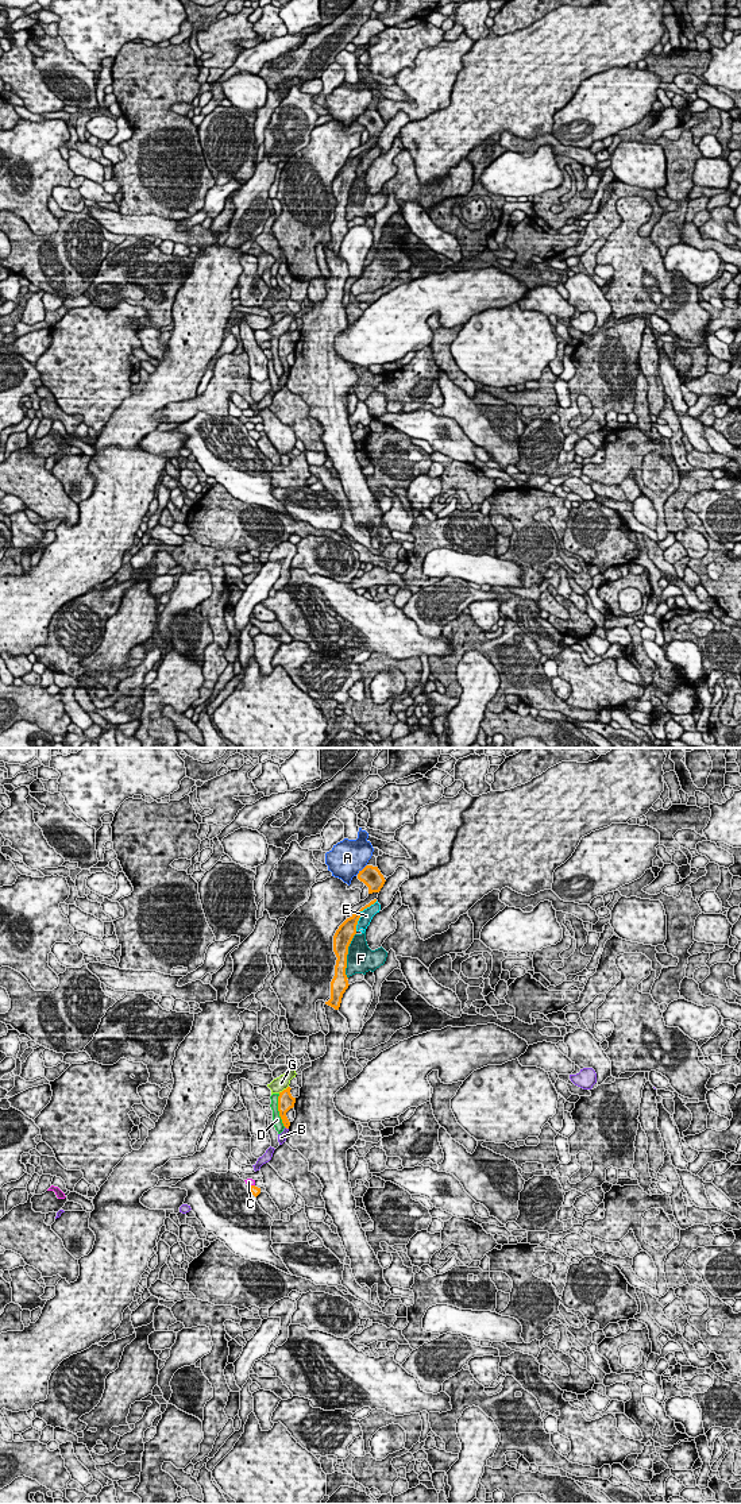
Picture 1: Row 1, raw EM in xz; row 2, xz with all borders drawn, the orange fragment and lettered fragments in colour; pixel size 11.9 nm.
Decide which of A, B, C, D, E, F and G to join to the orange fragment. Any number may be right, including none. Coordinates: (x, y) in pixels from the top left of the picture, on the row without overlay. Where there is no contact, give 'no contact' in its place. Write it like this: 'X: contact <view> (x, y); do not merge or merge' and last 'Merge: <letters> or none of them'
A: contact xz (362, 114); do not merge
B: contact xz (286, 371); do not merge
C: contact xz (251, 430); do not merge
D: contact xz (278, 354); do not merge
E: contact xz (359, 158); do not merge
F: contact xz (346, 200); do not merge
G: contact xz (284, 334); do not merge
Merge: none of them

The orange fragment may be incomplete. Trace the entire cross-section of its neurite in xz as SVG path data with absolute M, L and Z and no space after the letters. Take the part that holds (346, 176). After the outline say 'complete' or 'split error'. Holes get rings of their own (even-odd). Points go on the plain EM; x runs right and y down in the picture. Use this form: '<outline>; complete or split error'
M377 143L362 151L358 157L347 162L336 174L333 180L333 196L337 201L335 209L335 220L331 225L331 243L325 248L339 254L343 238L348 232L348 221L346 219L348 190L356 178L356 169L360 162L360 157L374 149Z; complete

